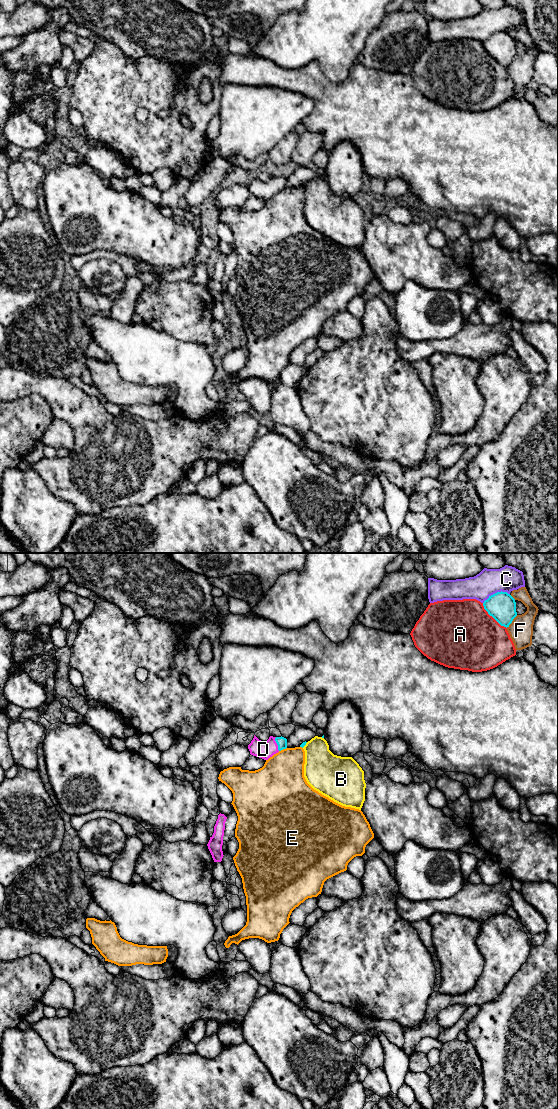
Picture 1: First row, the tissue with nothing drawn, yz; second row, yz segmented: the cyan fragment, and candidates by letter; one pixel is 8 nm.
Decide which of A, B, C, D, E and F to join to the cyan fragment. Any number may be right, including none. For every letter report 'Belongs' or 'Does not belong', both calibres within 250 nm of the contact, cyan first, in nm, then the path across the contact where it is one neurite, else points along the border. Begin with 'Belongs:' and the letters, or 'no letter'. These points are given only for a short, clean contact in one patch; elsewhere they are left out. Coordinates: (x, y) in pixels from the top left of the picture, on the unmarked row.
Belongs: D
A: Does not belong. Thickness 220 nm (cyan) against 480 nm
B: Does not belong. Thickness 40 nm (cyan) against 300 nm
C: Does not belong. Thickness 220 nm (cyan) against 200 nm
D: Belongs. Thickness 80 nm (cyan) against 140 nm. Path across: yz (281, 181), (277, 184), (263, 189)
E: Does not belong. Thickness 80 nm (cyan) against 380 nm
F: Does not belong. Thickness 220 nm (cyan) against 190 nm

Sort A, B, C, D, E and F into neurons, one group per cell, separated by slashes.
A / B / C / D / E / F

